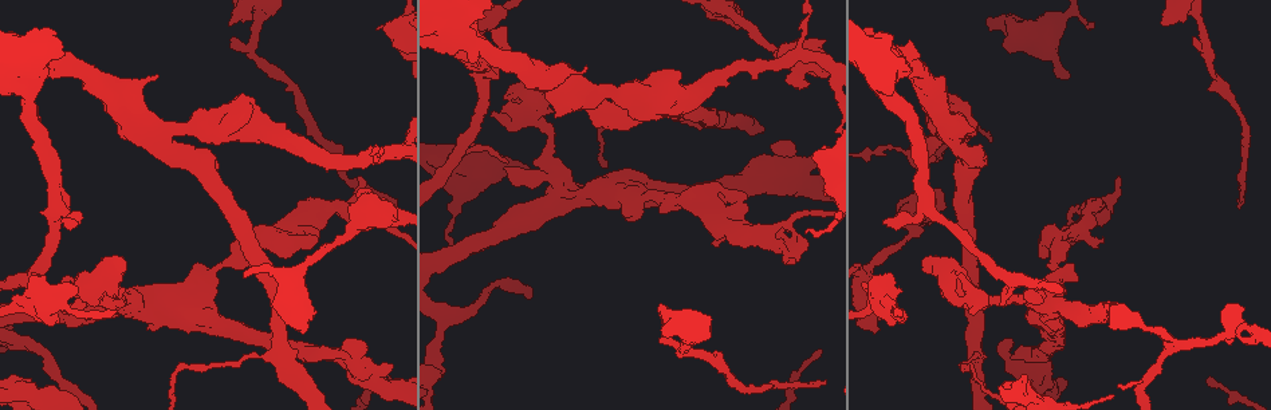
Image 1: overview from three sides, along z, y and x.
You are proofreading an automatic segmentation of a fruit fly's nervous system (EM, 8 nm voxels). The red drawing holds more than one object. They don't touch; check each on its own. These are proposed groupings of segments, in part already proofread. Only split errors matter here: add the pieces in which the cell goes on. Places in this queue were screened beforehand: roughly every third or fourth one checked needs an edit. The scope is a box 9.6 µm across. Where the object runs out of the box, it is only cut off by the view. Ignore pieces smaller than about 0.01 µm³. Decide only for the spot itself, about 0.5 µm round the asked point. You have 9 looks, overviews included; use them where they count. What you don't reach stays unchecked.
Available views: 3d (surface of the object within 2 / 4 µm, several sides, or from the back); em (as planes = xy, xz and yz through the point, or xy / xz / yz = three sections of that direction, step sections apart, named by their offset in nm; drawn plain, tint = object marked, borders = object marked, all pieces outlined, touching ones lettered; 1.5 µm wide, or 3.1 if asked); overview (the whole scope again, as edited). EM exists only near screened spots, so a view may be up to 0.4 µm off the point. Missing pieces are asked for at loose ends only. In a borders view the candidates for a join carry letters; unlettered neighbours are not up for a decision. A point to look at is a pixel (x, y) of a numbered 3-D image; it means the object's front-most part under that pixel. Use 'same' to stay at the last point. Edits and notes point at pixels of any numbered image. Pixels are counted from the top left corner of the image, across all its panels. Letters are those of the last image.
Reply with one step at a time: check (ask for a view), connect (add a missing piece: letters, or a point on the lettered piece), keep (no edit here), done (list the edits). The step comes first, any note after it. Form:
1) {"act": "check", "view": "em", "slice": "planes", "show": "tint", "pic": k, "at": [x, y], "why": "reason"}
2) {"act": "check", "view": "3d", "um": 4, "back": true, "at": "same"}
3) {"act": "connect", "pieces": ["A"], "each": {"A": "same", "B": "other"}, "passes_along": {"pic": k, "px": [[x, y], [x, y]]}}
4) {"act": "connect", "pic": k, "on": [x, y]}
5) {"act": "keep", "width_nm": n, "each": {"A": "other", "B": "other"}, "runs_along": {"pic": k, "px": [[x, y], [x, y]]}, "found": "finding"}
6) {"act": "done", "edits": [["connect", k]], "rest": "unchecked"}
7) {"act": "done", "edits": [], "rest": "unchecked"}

{"act": "check", "view": "em", "slice": "yz", "step": 8, "show": "plain", "pic": 1, "at": [504, 28], "why": "an open end"}

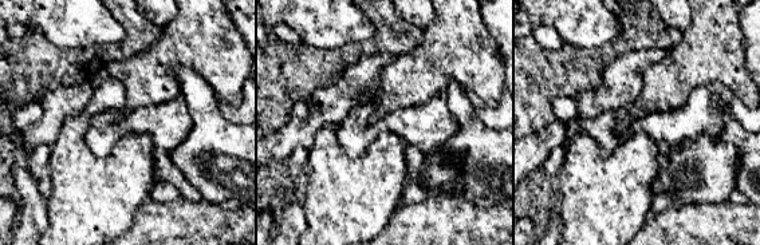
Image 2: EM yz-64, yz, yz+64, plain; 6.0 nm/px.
{"act": "check", "view": "em", "slice": "yz", "step": 8, "show": "tint", "at": "same"}

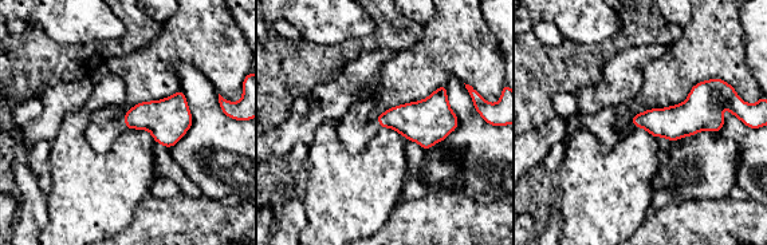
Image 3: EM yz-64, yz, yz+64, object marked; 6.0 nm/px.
{"act": "check", "view": "em", "slice": "yz", "step": 8, "show": "borders", "at": "same", "why": "what lies round it"}

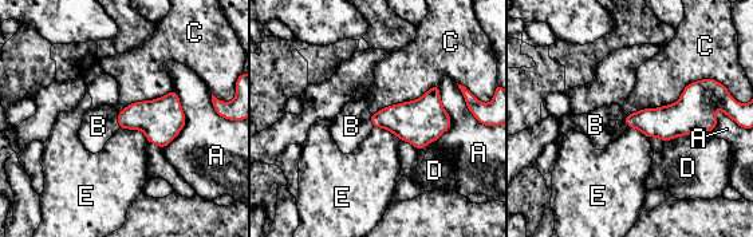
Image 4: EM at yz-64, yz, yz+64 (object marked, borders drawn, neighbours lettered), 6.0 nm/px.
{"act": "connect", "pieces": ["B"], "width_nm": 180, "longest_contact_nm": ["C", 600], "each": {"A": "other", "B": "same", "C": "other", "D": "other", "E": "other"}, "found": "the cell continues"}

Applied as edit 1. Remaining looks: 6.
{"act": "check", "view": "em", "slice": "xz", "step": 8, "show": "tint", "pic": 1, "at": [391, 366], "why": "free end"}

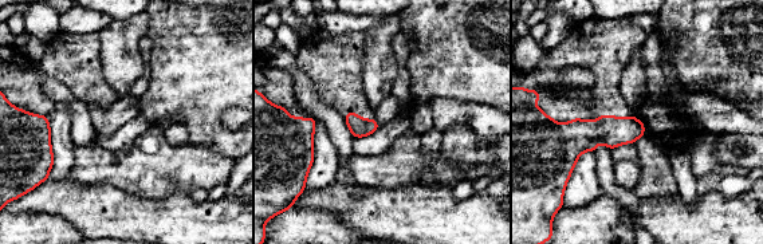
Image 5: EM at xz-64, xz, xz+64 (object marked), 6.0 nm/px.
{"act": "check", "view": "em", "slice": "planes", "show": "borders", "at": "same"}

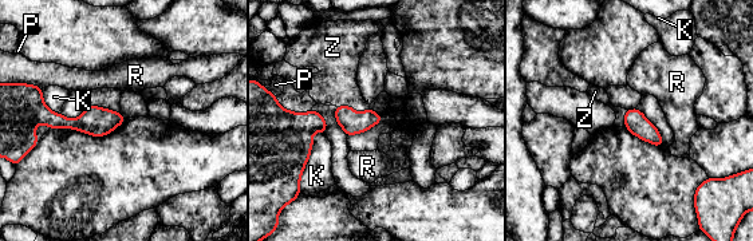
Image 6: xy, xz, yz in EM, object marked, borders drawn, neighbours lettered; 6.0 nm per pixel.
{"act": "connect", "pieces": ["Z"], "longest_contact_nm": ["K", 300], "each": {"K": "other", "P": "other", "R": "other", "Z": "same"}, "passes_along": {"pic": 6, "px": [[353, 122], [351, 107], [336, 83]]}, "found": "the cell continues"}

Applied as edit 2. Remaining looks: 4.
{"act": "check", "view": "overview"}

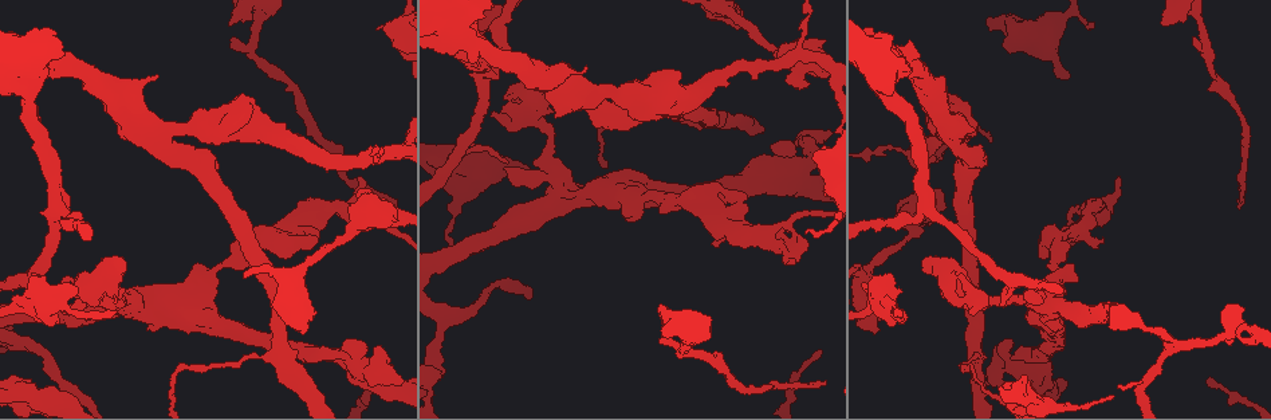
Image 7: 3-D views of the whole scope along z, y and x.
{"act": "check", "view": "em", "slice": "planes", "show": "borders", "pic": 7, "at": [1207, 378], "why": "long arm stops here"}

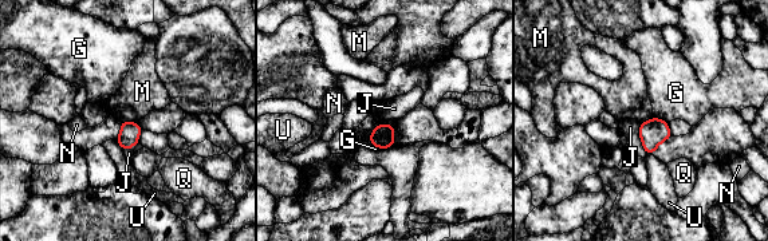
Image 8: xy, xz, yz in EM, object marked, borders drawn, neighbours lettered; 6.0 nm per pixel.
{"act": "keep", "width_nm": 120, "each": {"G": "other", "J": "other", "M": "other", "N": "other", "Q": "other", "U": "other"}, "border": {"pic": 8, "px": [[121, 121], [138, 123]]}, "found": "no lettered piece goes on from it"}

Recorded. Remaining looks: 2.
{"act": "check", "view": "em", "slice": "planes", "show": "borders", "pic": 7, "at": [1240, 206], "why": "tapers out"}

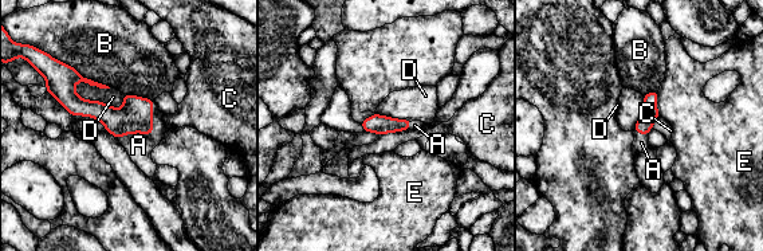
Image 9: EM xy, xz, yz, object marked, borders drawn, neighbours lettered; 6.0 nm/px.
{"act": "connect", "pieces": ["A"], "each": {"A": "same", "B": "other", "C": "other", "D": "other", "E": "other"}, "passes_along": {"pic": 9, "px": [[136, 116], [150, 133], [138, 145]]}, "found": "the cell continues"}

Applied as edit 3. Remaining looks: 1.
{"act": "done", "edits": [["connect", 4], ["connect", 6], ["connect", 9]], "rest": "unchecked"}

